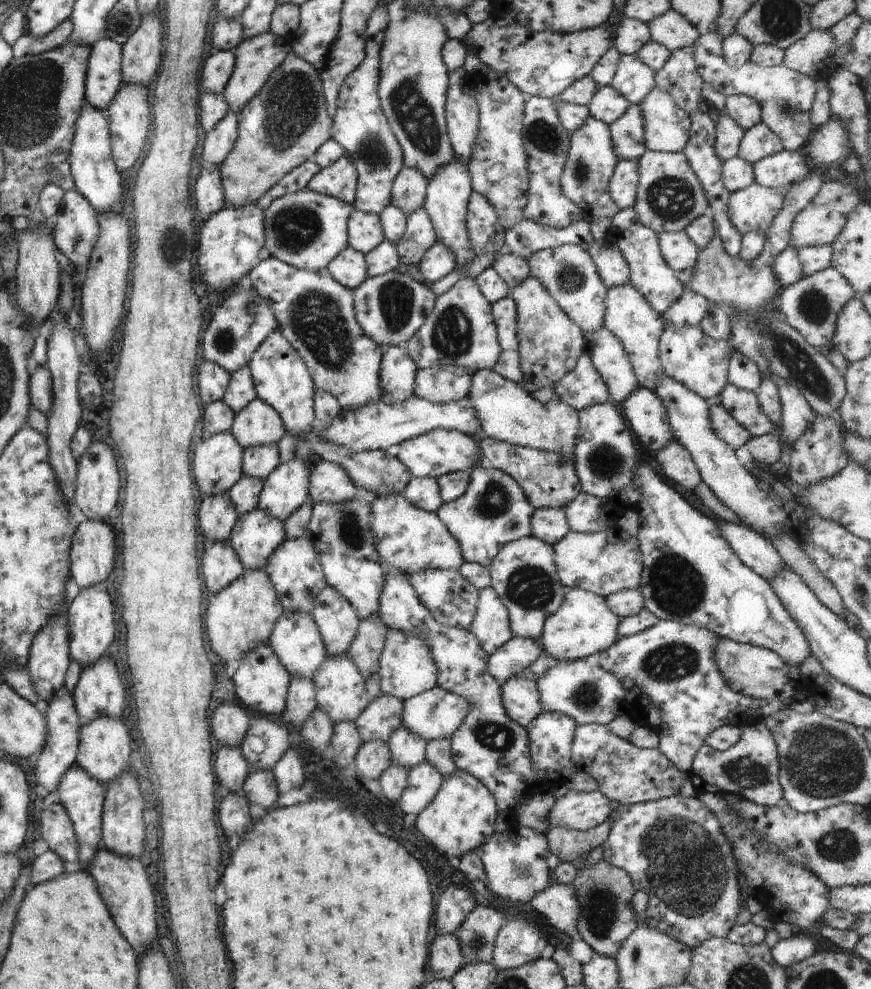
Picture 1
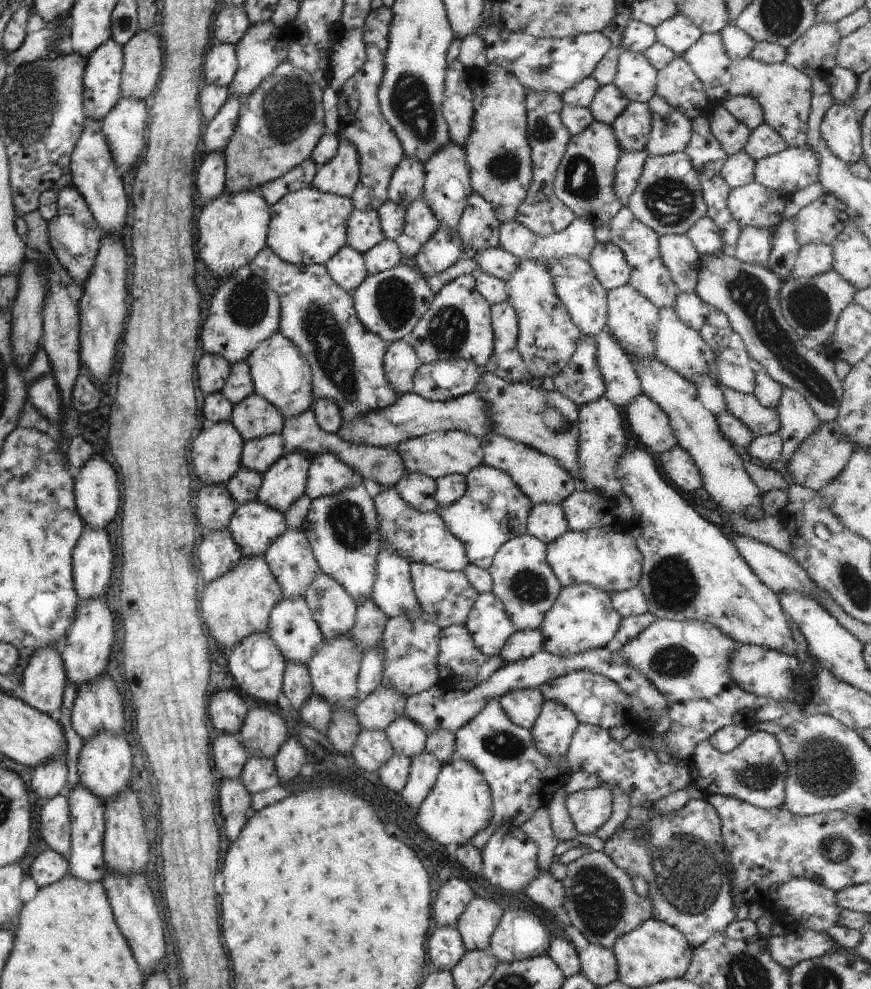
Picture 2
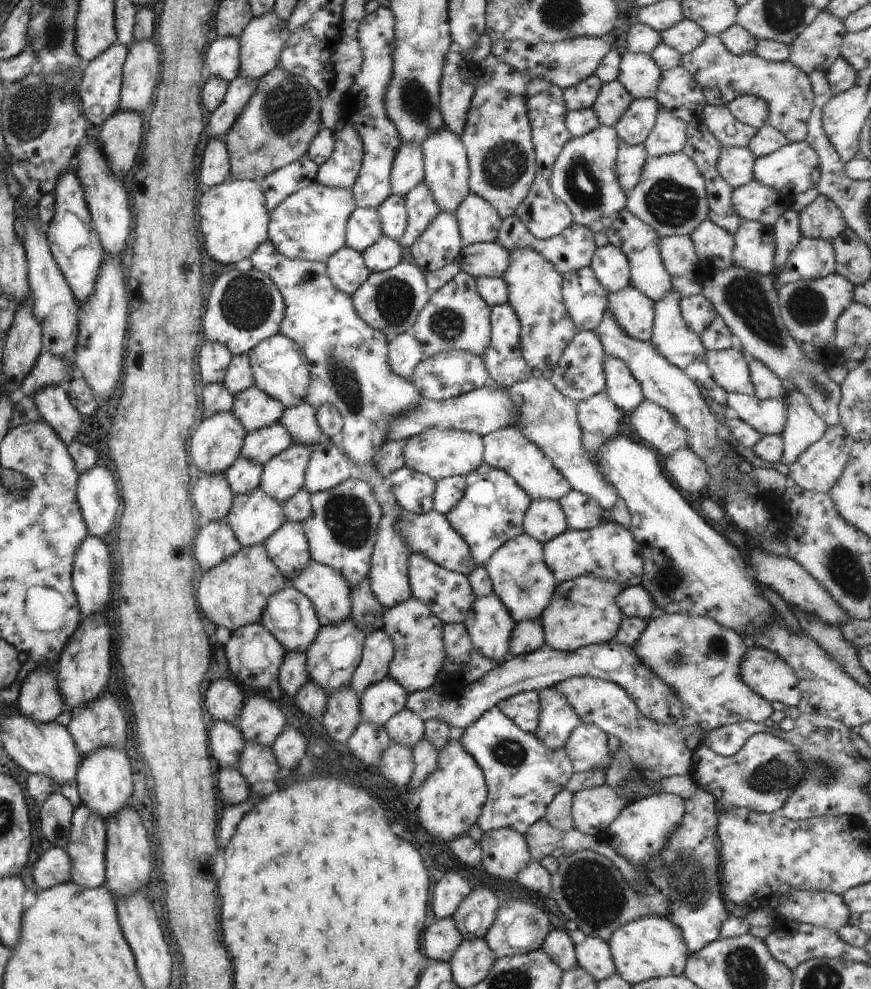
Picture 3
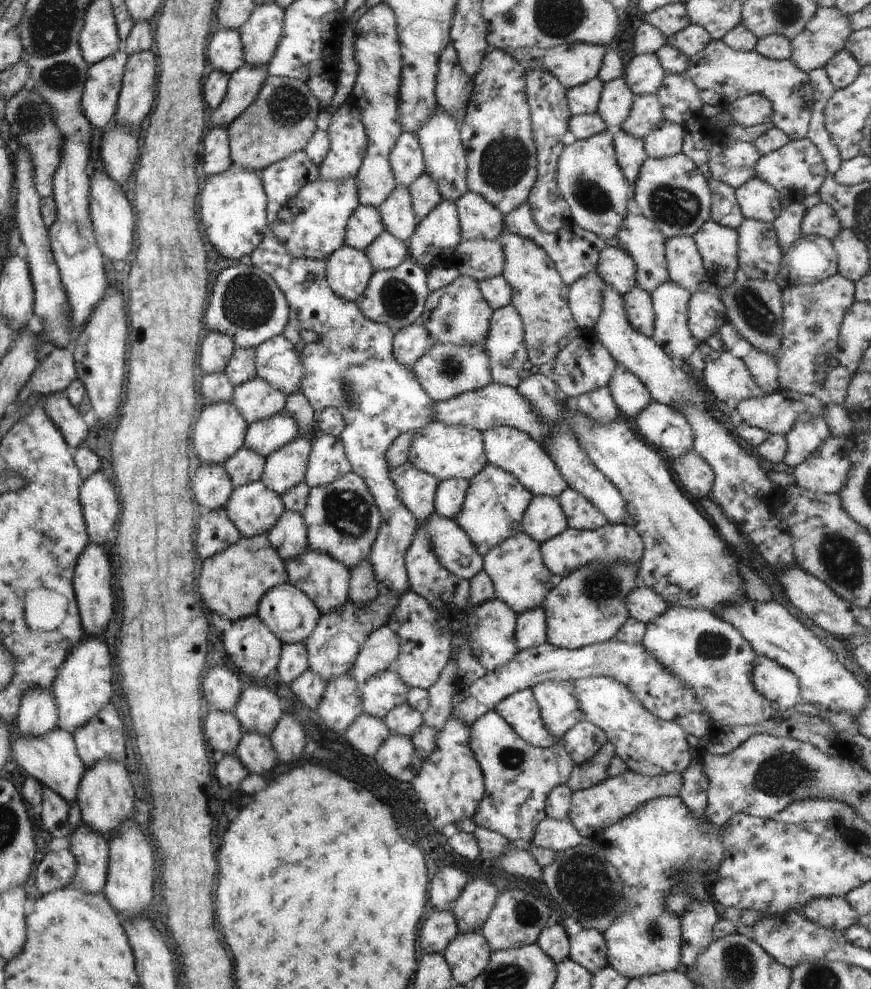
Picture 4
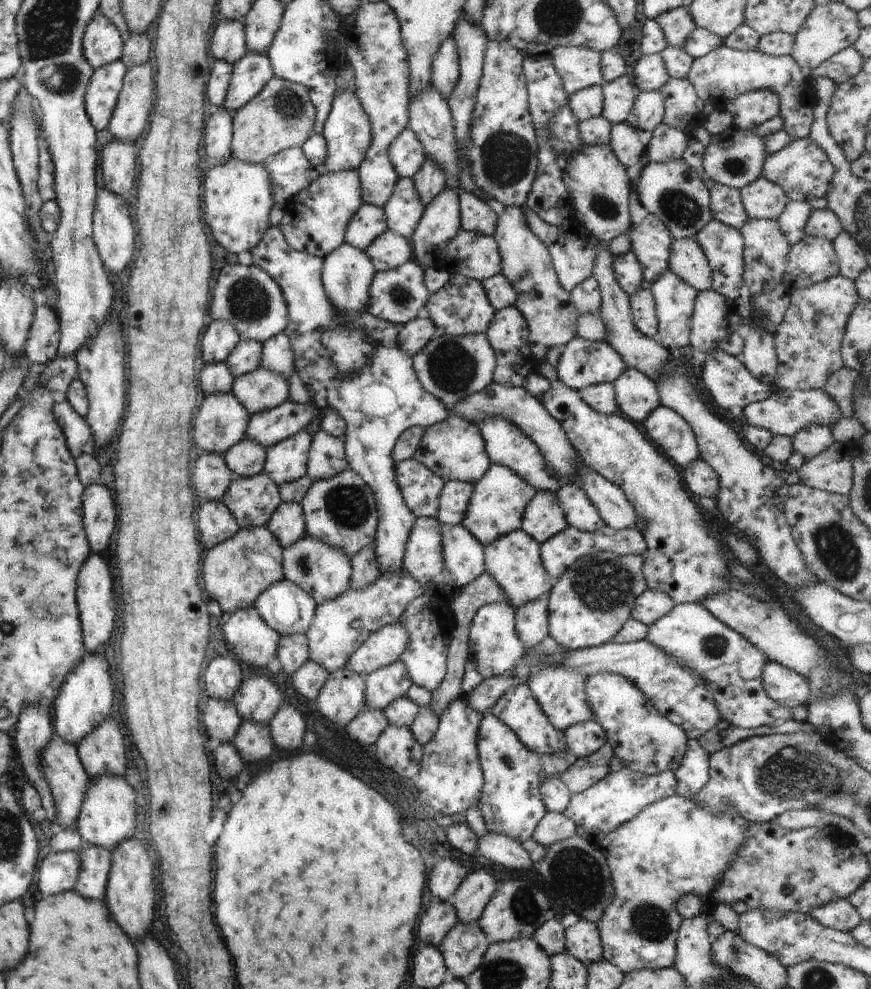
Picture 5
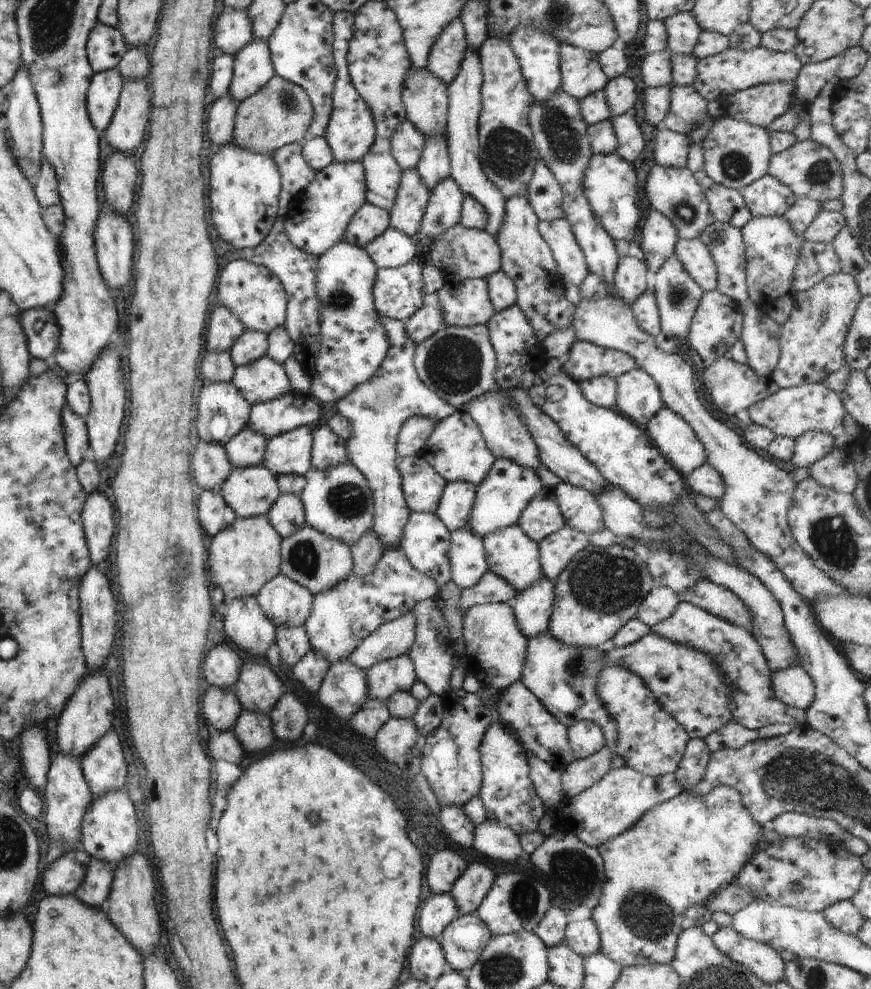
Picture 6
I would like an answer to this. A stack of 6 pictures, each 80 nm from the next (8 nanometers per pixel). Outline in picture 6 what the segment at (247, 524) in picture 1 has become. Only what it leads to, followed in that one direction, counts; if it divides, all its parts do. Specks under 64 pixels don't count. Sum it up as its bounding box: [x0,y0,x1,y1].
[219,464,280,518]

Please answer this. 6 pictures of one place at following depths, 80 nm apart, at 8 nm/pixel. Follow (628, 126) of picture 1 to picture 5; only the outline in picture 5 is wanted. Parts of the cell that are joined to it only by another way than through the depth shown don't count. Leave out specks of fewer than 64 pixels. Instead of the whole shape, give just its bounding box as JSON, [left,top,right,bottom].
[631,90,665,137]

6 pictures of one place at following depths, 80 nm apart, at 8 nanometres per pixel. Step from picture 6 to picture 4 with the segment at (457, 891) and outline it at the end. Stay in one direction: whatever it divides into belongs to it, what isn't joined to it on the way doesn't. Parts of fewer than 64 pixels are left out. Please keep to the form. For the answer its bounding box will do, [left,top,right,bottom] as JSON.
[451,878,497,932]

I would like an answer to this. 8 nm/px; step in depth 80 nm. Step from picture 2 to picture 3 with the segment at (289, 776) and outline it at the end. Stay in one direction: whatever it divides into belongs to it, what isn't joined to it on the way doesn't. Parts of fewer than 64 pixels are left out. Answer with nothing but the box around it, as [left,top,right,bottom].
[270,726,305,768]

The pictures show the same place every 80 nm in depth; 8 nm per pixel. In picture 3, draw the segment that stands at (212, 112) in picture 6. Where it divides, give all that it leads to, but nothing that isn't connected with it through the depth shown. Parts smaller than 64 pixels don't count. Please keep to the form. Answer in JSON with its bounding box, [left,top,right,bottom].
[197,138,228,192]

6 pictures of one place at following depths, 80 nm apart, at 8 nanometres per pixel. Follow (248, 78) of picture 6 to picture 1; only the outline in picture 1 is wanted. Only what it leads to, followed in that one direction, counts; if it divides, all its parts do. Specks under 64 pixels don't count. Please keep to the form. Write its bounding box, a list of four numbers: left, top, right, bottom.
[201,112,238,166]

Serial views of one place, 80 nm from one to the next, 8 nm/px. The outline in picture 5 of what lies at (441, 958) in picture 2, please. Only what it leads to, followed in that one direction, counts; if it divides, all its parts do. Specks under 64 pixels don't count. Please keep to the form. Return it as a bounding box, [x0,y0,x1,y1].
[417,899,457,948]

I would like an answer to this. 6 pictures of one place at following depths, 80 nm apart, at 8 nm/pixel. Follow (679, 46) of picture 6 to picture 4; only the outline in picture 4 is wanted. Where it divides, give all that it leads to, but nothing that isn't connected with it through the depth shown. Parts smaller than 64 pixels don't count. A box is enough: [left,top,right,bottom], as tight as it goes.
[643,4,690,38]

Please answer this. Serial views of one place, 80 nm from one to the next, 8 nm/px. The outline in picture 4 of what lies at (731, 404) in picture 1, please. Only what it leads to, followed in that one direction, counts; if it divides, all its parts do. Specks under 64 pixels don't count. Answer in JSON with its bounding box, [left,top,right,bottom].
[735,389,824,435]

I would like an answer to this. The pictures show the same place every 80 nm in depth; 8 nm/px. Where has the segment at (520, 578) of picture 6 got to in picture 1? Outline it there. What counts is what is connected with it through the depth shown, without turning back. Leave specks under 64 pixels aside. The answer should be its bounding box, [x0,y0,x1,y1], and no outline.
[488,536,566,640]

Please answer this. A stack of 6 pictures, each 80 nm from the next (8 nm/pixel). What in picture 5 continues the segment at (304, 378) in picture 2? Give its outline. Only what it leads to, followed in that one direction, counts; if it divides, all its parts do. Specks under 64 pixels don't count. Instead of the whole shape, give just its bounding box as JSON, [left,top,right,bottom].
[258,332,297,380]

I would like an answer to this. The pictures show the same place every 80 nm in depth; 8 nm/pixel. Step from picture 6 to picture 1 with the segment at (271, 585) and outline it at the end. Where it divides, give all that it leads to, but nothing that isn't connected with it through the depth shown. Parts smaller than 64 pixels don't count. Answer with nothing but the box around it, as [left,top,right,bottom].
[268,610,325,678]

